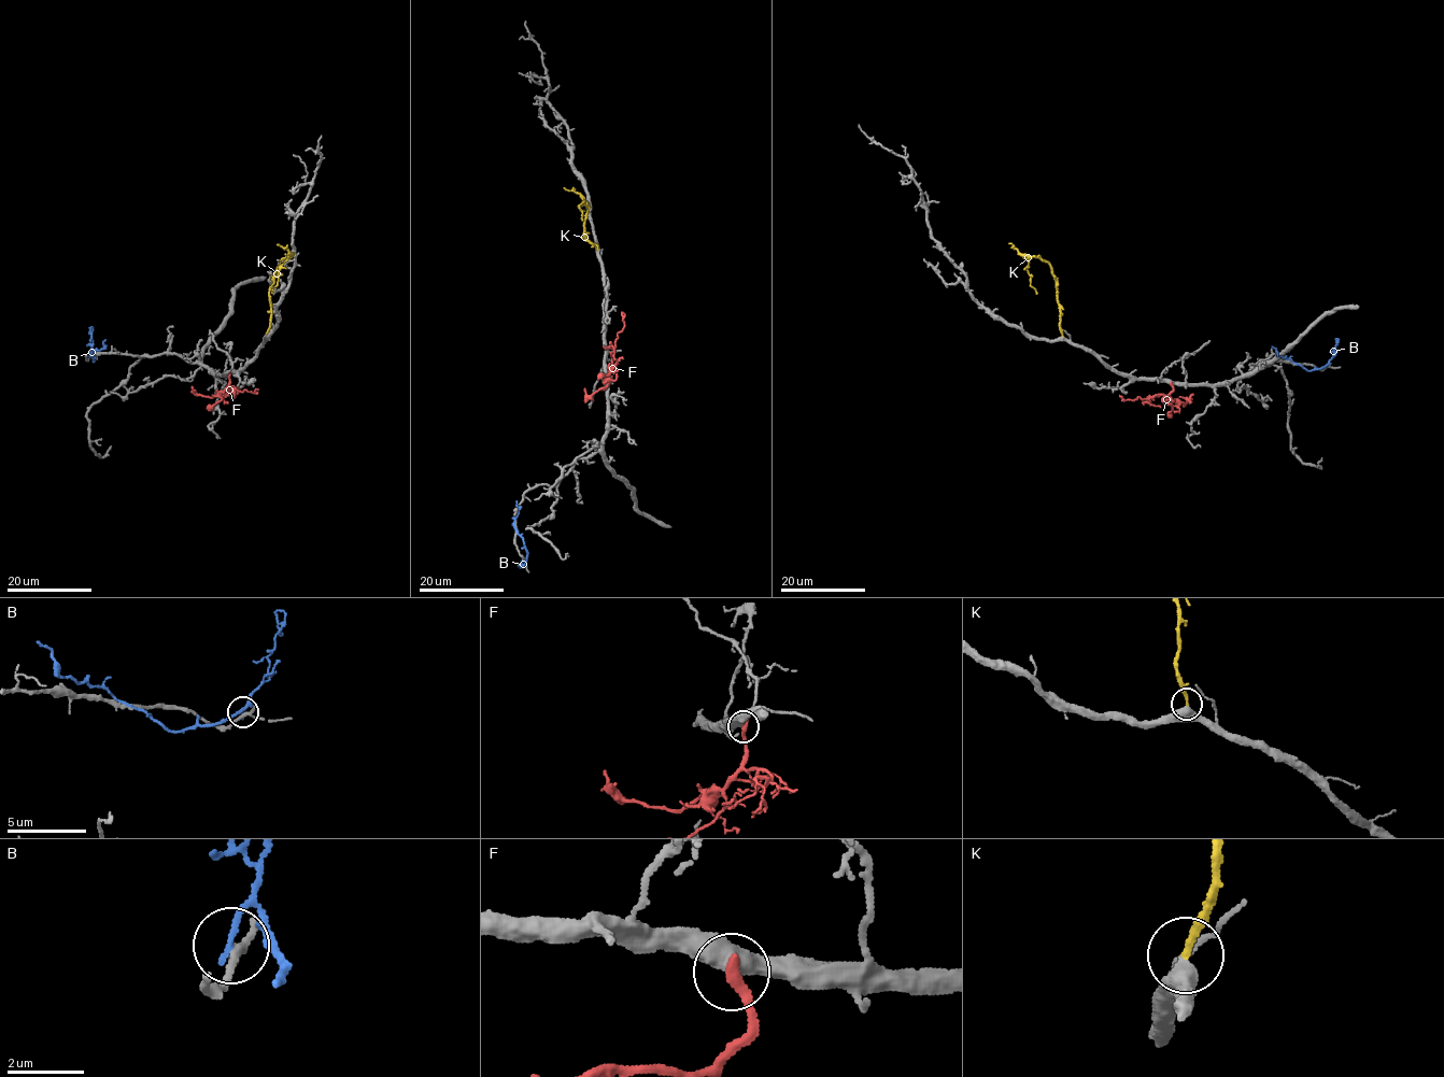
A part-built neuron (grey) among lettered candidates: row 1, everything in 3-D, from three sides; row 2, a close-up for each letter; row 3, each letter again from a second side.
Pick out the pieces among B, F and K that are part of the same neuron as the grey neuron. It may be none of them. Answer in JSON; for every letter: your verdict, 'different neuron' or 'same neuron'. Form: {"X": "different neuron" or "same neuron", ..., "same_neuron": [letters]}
{"B": "different neuron", "F": "different neuron", "K": "same neuron", "same_neuron": ["K"]}

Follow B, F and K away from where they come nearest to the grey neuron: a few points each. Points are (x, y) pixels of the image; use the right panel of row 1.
B: (1327, 365), (1328, 362), (1312, 370), (1305, 370), (1278, 355), (1272, 346)
F: (1171, 384), (1172, 391), (1168, 395), (1132, 400), (1121, 397)
K: (1062, 336), (1055, 275), (1047, 261), (1034, 256), (1029, 259), (1027, 270), (1030, 284), (1037, 293)

